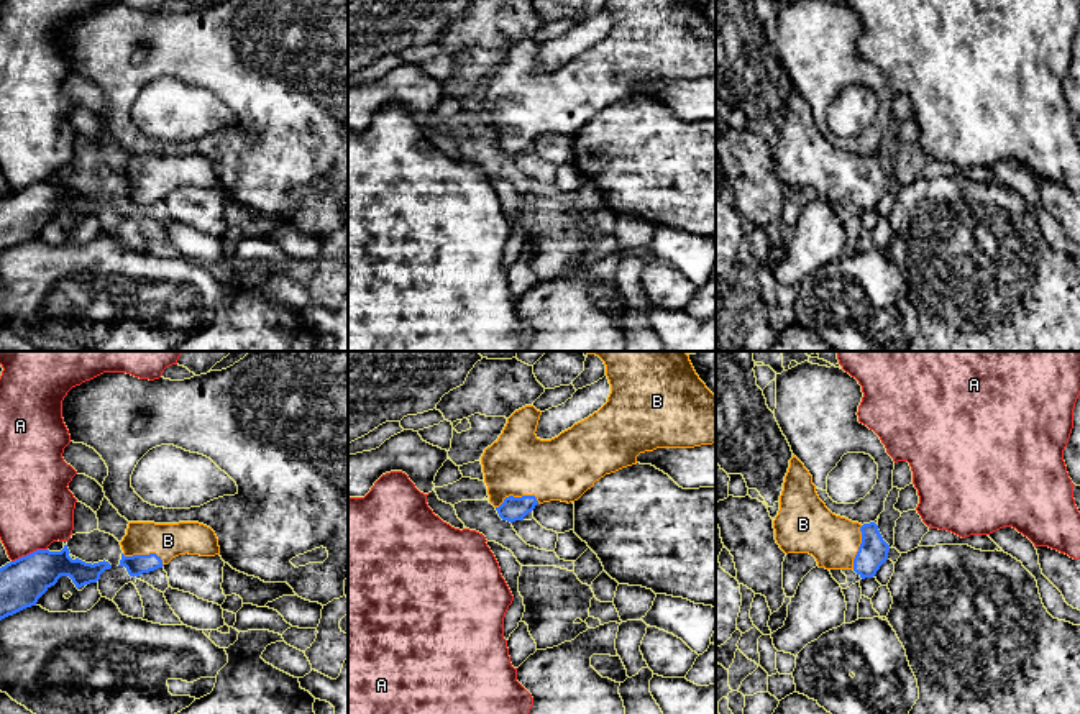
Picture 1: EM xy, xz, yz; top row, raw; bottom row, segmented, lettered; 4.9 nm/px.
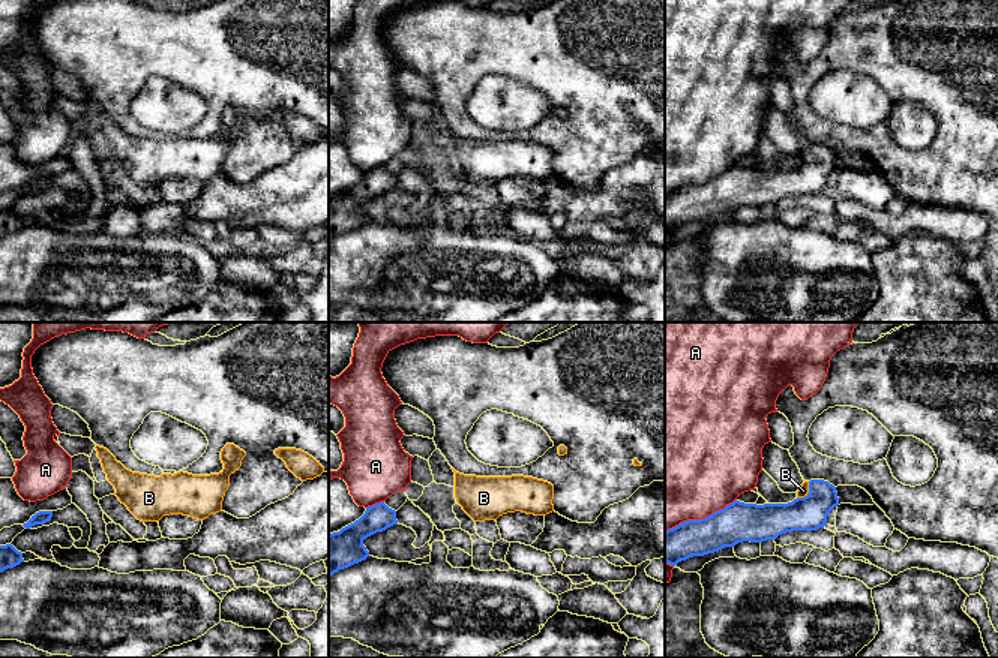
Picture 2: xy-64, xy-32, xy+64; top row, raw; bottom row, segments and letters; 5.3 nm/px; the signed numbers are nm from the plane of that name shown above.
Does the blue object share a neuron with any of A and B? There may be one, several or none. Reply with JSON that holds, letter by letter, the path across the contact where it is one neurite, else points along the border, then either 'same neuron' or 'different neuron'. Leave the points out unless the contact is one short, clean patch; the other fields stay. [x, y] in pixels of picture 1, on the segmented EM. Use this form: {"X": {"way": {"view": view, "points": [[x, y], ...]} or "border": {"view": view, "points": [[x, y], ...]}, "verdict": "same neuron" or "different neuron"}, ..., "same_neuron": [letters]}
{"A": {"verdict": "different neuron"}, "B": {"way": {"view": "xz", "points": [[512, 509], [517, 498], [519, 463]]}, "verdict": "same neuron"}, "same_neuron": ["B"]}

